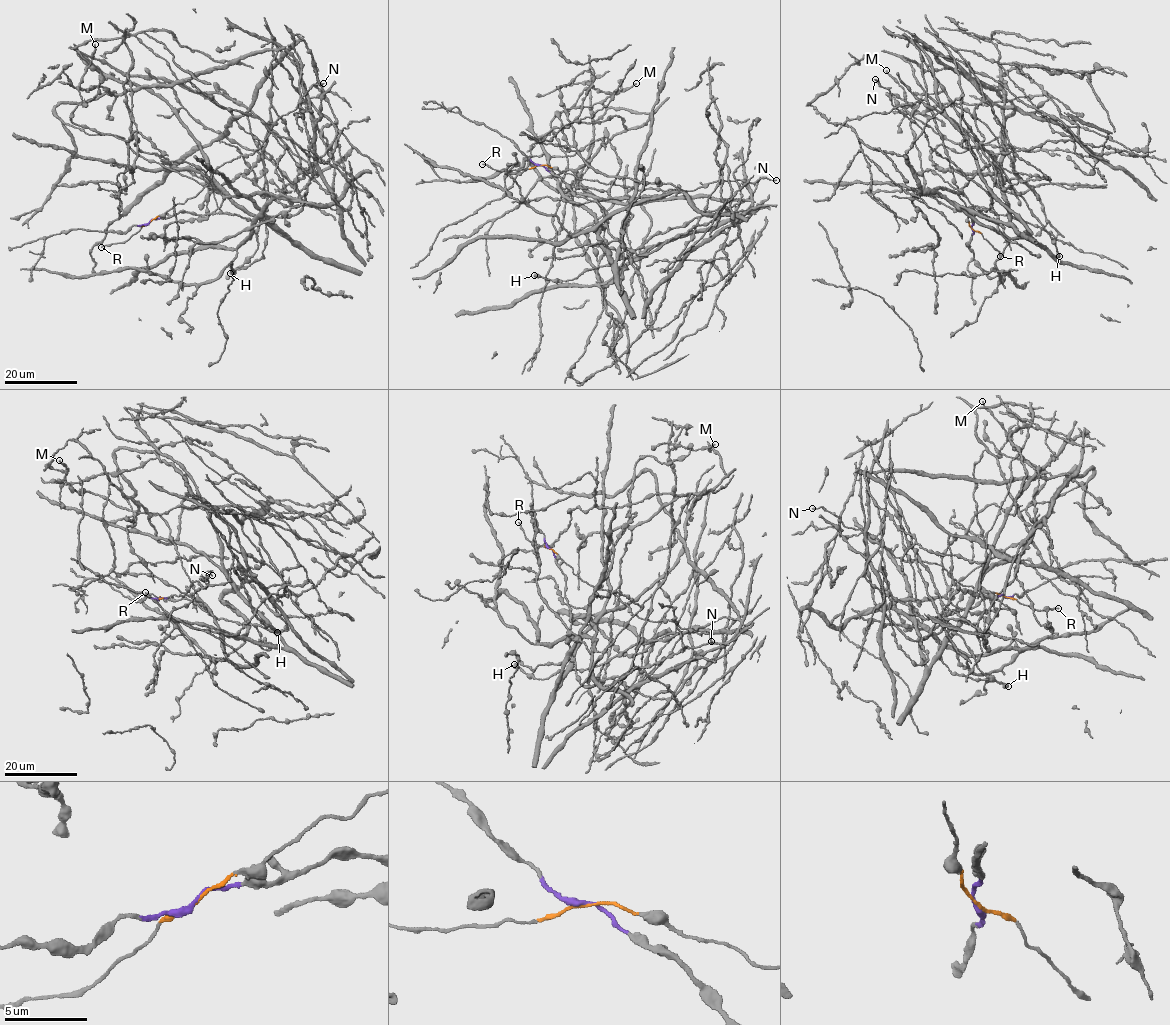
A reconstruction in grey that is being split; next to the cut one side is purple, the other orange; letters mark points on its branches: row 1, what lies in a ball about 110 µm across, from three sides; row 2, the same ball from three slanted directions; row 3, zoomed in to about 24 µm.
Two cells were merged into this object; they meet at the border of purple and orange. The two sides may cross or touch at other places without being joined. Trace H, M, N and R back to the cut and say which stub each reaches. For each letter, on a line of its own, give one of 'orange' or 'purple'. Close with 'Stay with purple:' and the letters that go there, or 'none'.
H: purple
M: purple
N: orange
R: orange
Stay with purple: H, M

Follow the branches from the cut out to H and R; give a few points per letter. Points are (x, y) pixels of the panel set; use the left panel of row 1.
H: (148, 222), (269, 193), (293, 241), (210, 186), (251, 169), (247, 114), (289, 45), (257, 247), (229, 273)
R: (148, 222), (126, 241), (101, 247)

